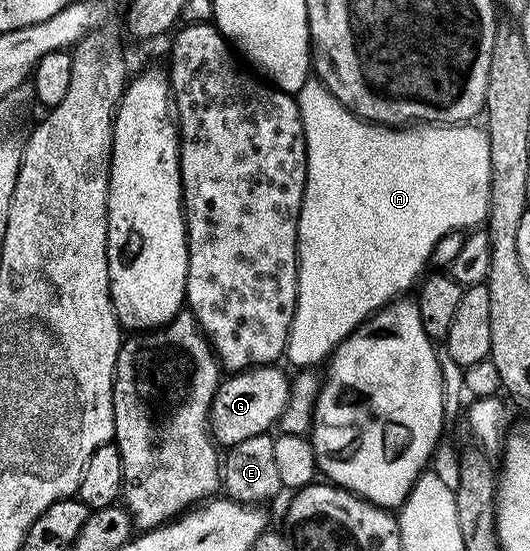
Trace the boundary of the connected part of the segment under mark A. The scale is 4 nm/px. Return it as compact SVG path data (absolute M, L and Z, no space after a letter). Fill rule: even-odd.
M319 83L303 85L300 92L295 94L295 98L296 105L300 109L300 118L304 124L304 138L308 148L308 181L304 184L304 202L300 208L300 232L298 234L300 282L296 292L296 310L292 320L292 330L288 336L286 357L287 360L292 360L296 367L316 367L316 364L320 360L321 364L336 346L341 345L356 330L358 325L368 320L373 313L384 308L389 301L397 300L401 295L407 294L408 288L412 284L412 288L417 284L418 278L425 272L424 264L426 266L429 264L432 248L436 246L438 239L457 231L471 230L479 221L481 224L487 218L492 164L490 163L488 130L481 126L479 129L476 123L458 125L424 123L419 127L378 125L350 112L325 85Z

